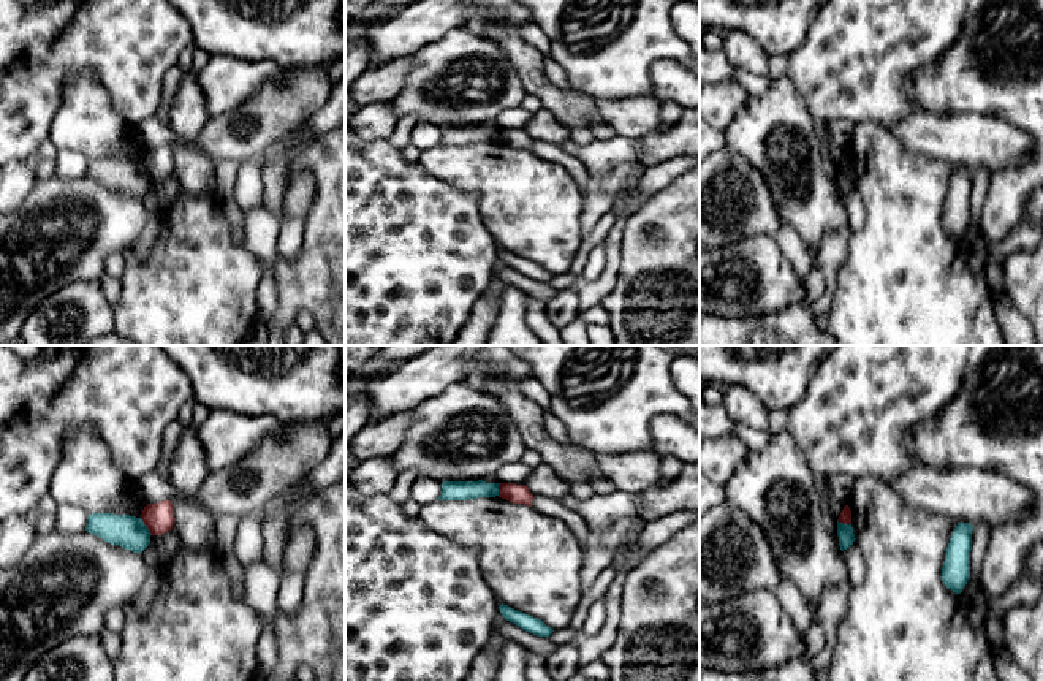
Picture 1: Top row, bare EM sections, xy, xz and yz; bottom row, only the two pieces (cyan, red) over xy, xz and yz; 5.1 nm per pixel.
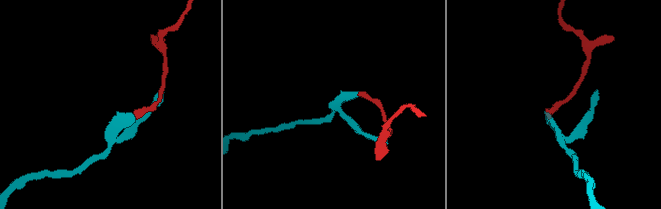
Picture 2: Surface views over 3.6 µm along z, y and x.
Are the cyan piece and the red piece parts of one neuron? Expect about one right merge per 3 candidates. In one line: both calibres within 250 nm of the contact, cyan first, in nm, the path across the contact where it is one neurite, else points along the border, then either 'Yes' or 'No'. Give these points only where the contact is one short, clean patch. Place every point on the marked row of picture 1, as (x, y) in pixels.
Thickness 170 nm (cyan) against 150 nm. Boundary: xy (141, 518), (152, 534). No

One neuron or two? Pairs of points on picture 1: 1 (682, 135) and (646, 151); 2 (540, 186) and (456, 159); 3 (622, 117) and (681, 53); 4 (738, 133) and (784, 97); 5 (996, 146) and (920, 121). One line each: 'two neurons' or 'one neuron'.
1: one neuron
2: one neuron
3: two neurons
4: one neuron
5: one neuron

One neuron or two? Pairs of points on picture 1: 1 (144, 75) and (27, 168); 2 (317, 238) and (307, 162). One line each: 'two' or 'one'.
1: two
2: one

